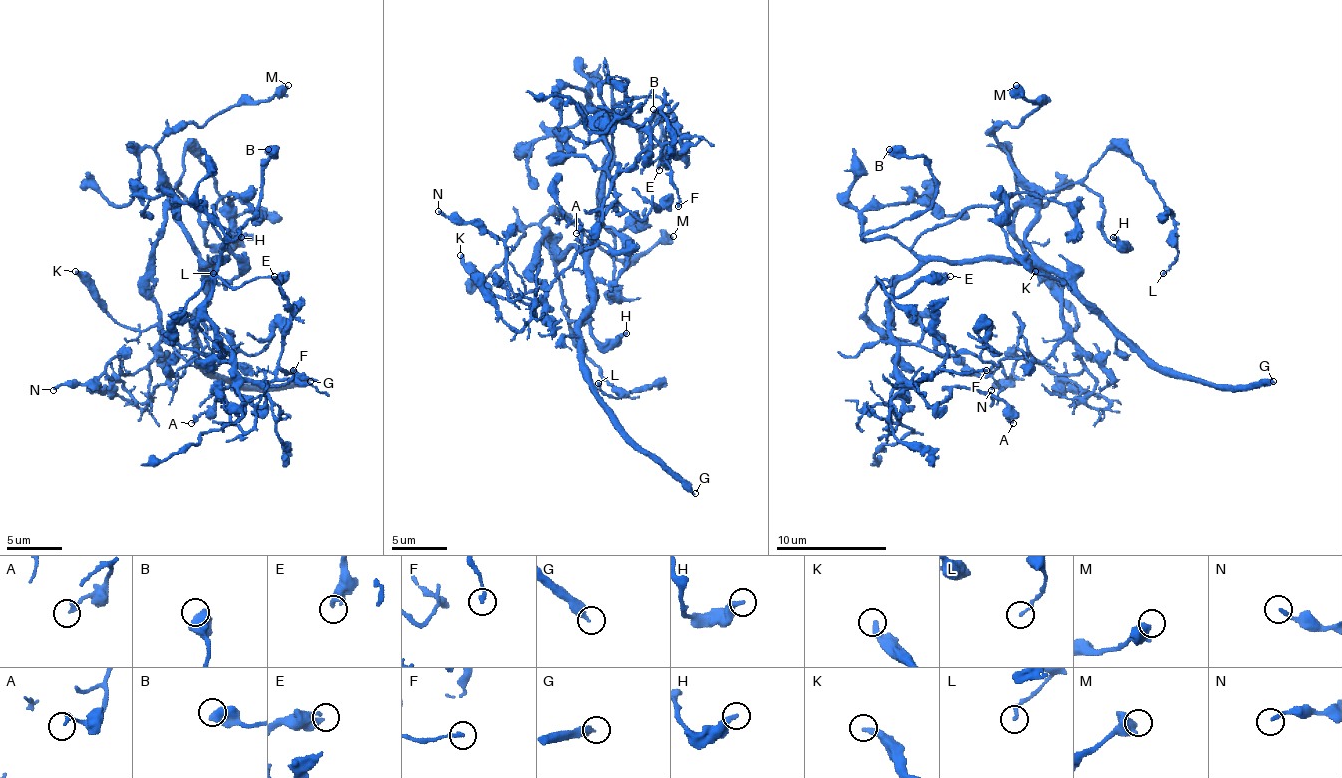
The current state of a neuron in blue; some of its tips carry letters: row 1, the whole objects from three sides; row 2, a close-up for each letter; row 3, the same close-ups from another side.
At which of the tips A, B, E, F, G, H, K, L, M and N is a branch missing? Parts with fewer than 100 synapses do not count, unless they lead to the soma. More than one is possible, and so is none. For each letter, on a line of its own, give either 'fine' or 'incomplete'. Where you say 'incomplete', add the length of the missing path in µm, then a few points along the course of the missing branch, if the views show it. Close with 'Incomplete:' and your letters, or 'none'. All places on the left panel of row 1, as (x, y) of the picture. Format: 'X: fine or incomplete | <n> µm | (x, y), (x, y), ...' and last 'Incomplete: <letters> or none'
A: fine
B: fine
E: fine
F: fine
G: incomplete | 150 µm
H: fine
K: fine
L: fine
M: fine
N: fine
Incomplete: G

